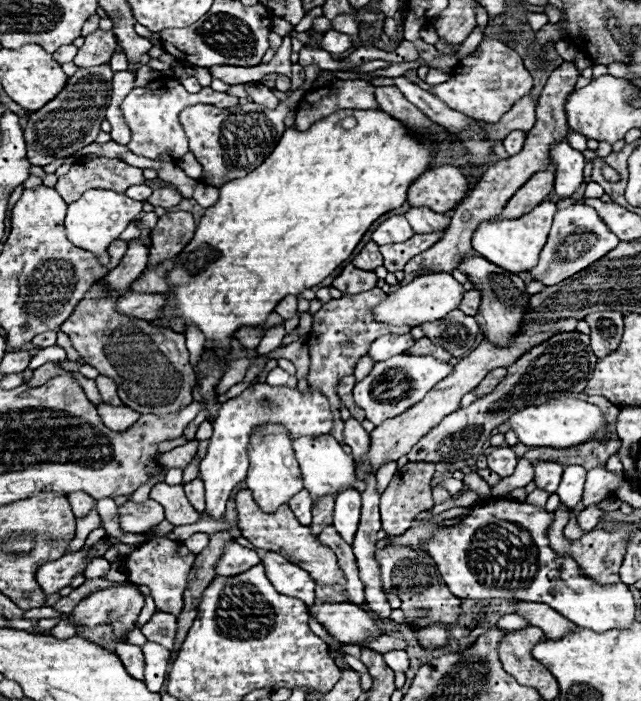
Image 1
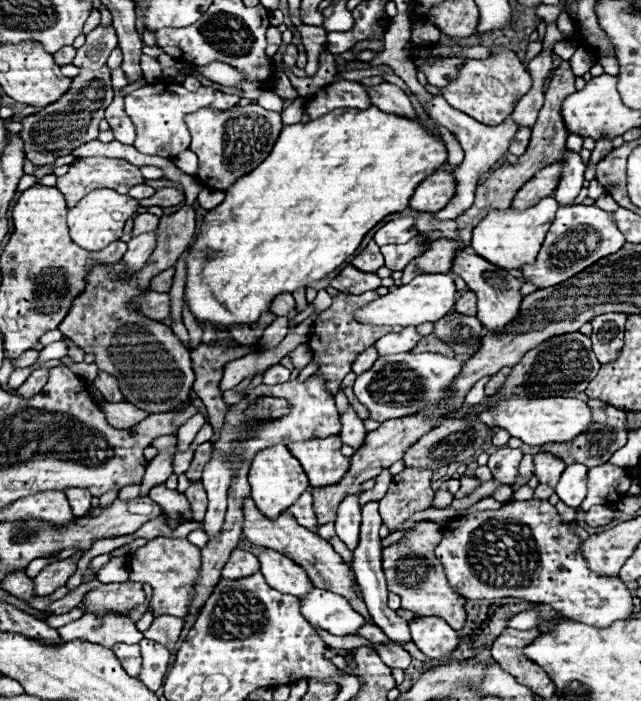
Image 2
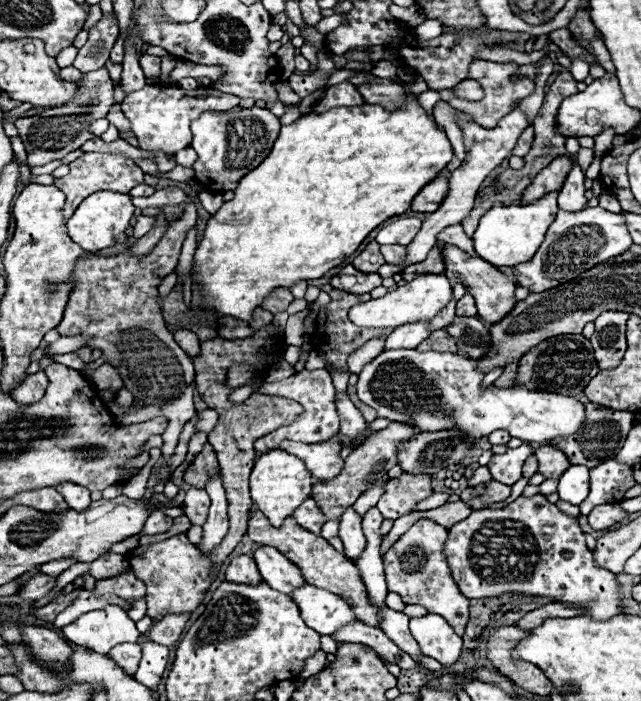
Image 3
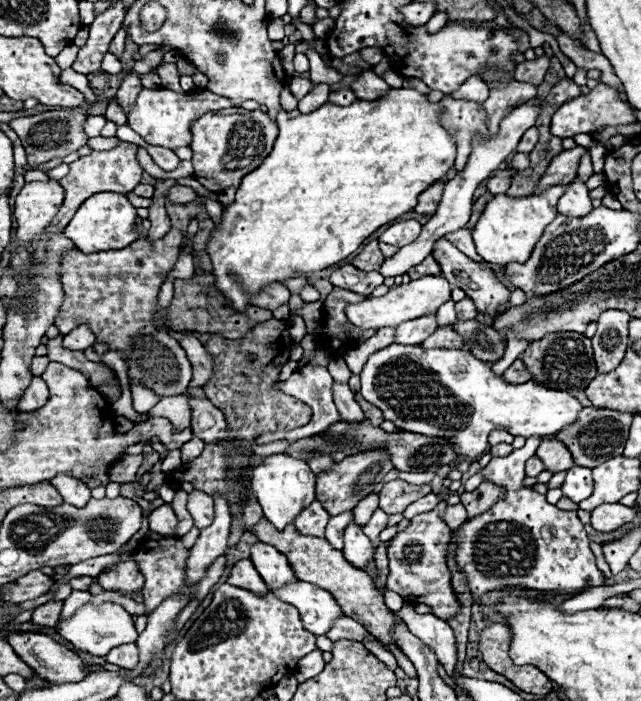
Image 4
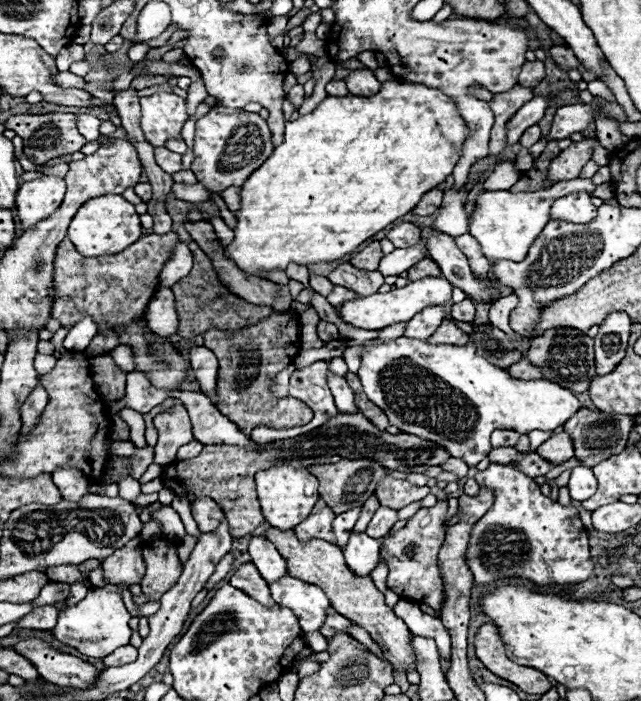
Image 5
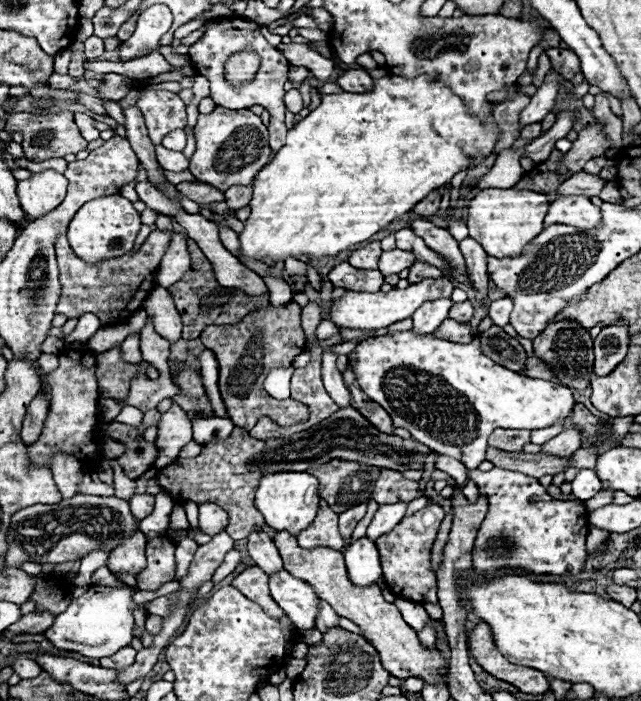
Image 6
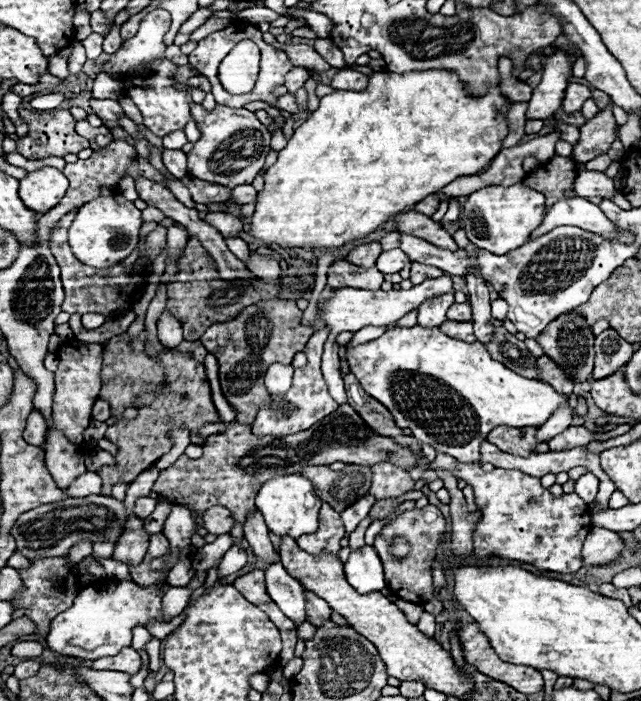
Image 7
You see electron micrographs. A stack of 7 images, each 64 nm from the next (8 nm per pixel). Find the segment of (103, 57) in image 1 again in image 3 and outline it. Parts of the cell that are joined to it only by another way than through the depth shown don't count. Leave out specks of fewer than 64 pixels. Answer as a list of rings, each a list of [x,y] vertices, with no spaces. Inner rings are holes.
[[[114,14],[102,16],[102,20],[90,28],[88,42],[80,48],[72,66],[78,68],[80,72],[92,72],[102,68],[104,62],[108,60],[110,48],[114,46],[116,38],[118,38],[118,18]]]

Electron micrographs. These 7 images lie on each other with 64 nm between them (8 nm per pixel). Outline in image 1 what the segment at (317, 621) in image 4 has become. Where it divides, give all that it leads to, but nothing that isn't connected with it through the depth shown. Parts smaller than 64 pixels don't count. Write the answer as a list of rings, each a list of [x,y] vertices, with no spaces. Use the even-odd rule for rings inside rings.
[[[314,600],[308,614],[316,618],[340,642],[356,642],[364,638],[378,638],[384,634],[370,612],[356,604],[330,604],[330,600]]]

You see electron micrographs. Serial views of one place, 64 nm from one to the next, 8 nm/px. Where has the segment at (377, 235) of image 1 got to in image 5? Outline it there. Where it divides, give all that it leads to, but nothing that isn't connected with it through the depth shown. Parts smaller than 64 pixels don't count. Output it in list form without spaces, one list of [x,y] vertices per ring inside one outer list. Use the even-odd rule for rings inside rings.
[[[402,222],[400,226],[392,228],[386,238],[388,238],[396,248],[406,248],[406,246],[418,244],[418,240],[420,240],[420,230],[418,230],[418,226],[412,224],[412,222]]]

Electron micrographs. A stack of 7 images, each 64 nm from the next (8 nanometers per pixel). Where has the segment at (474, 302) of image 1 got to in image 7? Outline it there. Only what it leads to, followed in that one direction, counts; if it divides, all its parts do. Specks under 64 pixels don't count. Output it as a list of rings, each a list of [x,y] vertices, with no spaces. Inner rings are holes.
[[[468,302],[452,304],[448,310],[448,320],[472,320],[472,308]]]

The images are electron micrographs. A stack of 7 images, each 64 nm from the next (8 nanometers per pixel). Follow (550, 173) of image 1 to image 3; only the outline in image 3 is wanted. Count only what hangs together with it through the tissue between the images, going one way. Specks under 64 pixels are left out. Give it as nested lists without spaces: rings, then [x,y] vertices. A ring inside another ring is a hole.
[[[572,154],[558,156],[558,158],[556,158],[554,162],[550,162],[550,166],[544,168],[544,170],[534,178],[534,182],[526,188],[526,192],[522,194],[522,202],[532,202],[532,200],[542,198],[542,196],[548,194],[548,192],[560,190],[562,184],[566,182],[566,176],[568,176],[568,172],[570,172],[572,166],[574,166]]]

